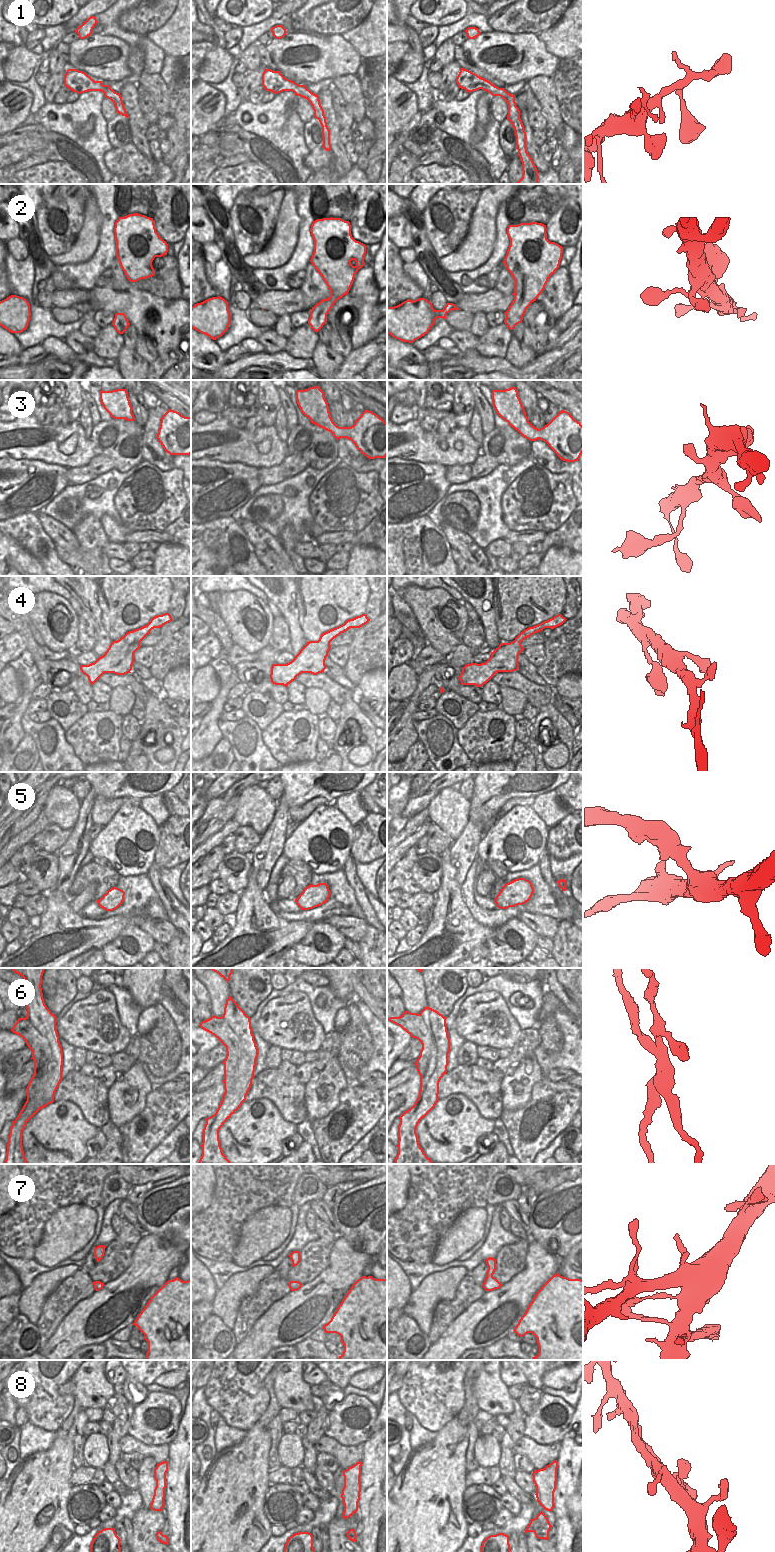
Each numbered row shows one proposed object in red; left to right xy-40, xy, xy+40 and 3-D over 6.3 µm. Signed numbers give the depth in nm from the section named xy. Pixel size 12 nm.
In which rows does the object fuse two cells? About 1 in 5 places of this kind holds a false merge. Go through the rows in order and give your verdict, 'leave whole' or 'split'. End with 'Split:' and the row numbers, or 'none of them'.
1: leave whole
2: leave whole
3: leave whole
4: leave whole
5: leave whole
6: split
7: leave whole
8: leave whole
Split: 6

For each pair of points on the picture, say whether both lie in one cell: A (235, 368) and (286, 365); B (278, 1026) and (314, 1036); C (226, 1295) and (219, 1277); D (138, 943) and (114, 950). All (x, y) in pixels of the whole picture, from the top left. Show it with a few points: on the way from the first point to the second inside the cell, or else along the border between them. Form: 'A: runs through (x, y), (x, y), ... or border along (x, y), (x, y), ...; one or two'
A: runs through (248, 361), (273, 361); one
B: runs through (287, 1026), (305, 1029); one
C: border along (243, 1272), (235, 1272), (217, 1290); two
D: runs through (132, 944), (120, 945); one

